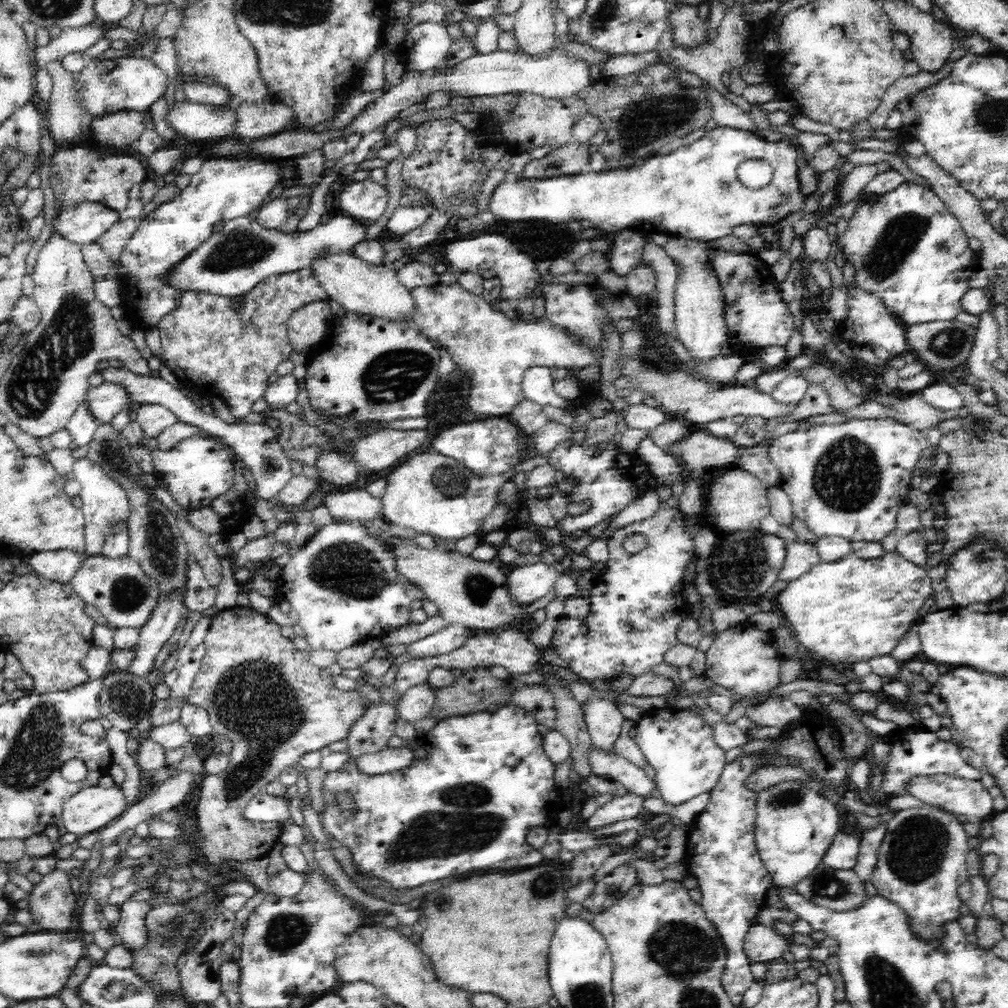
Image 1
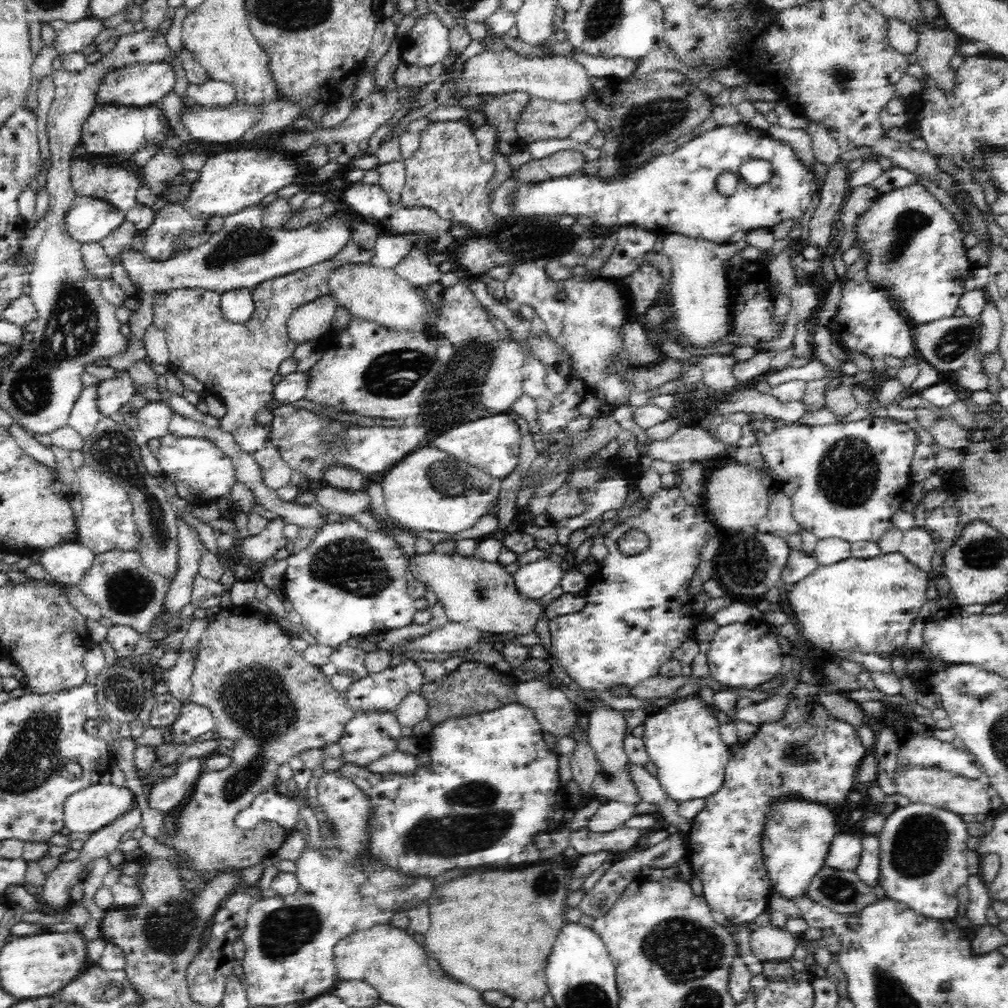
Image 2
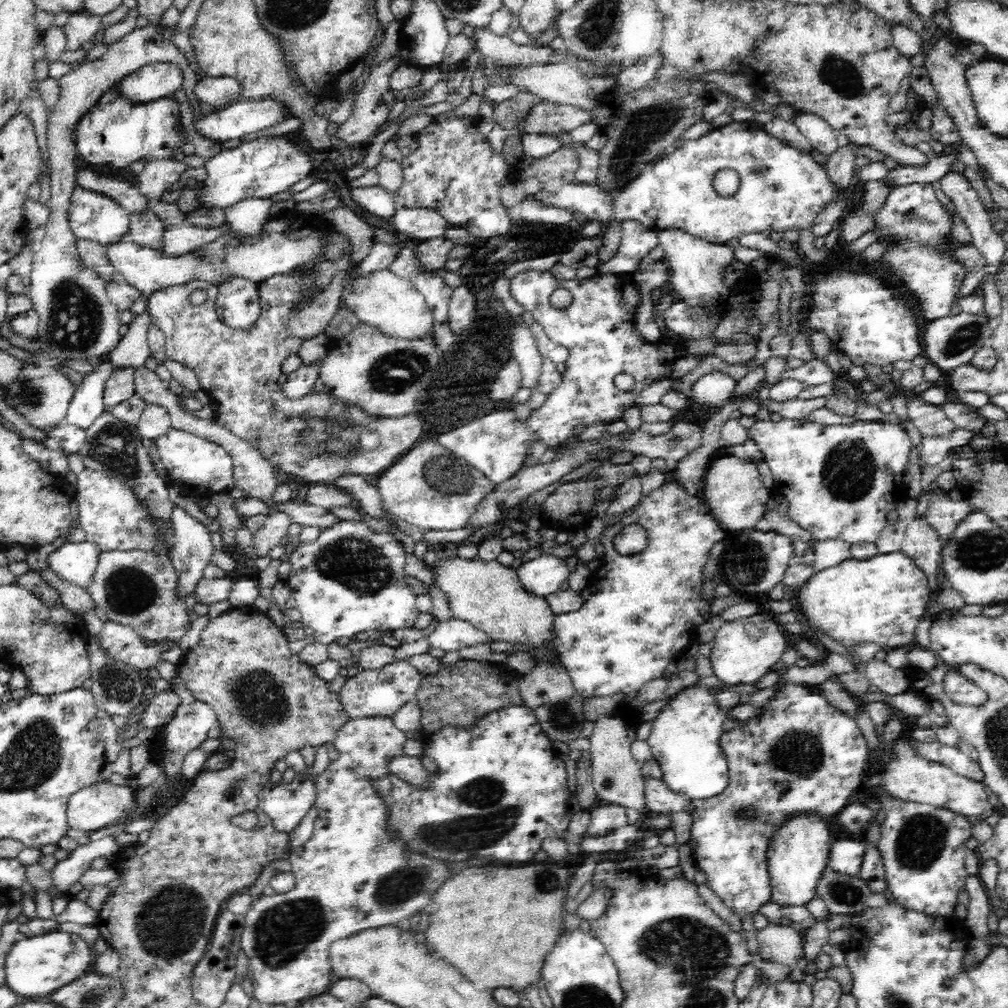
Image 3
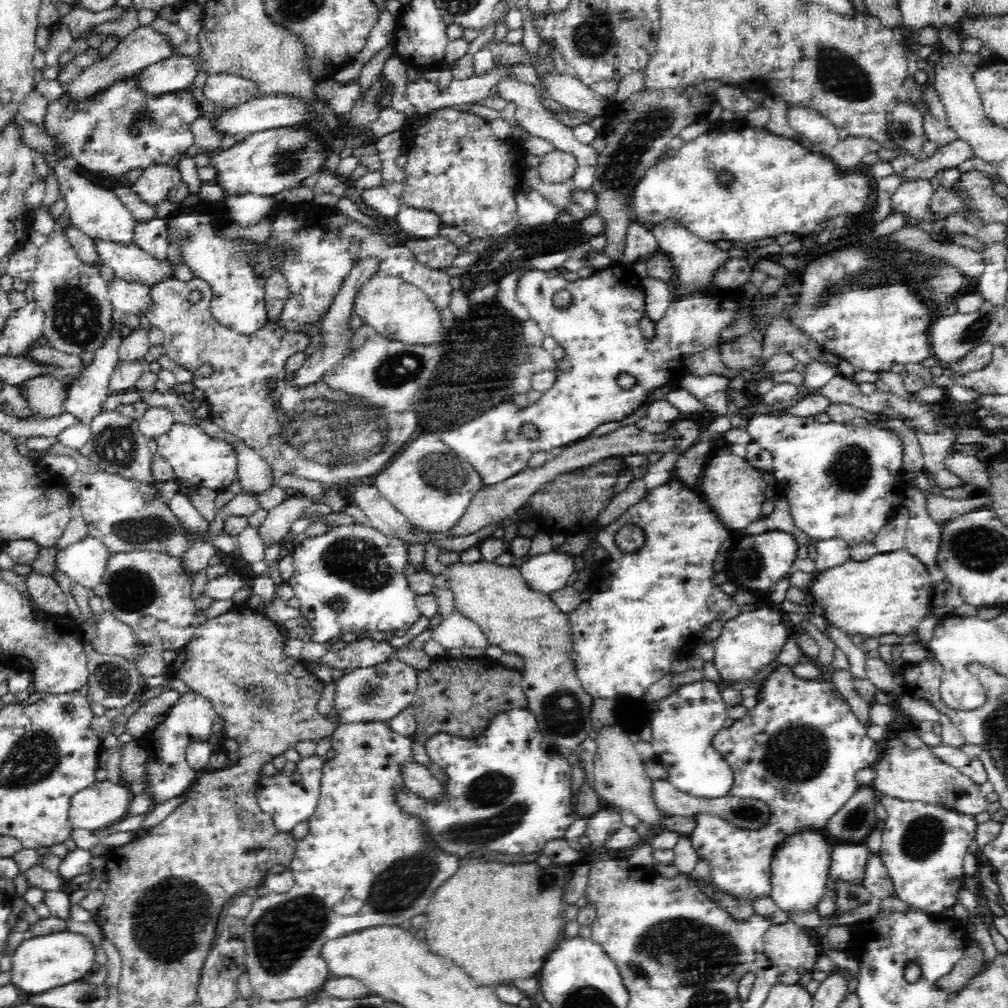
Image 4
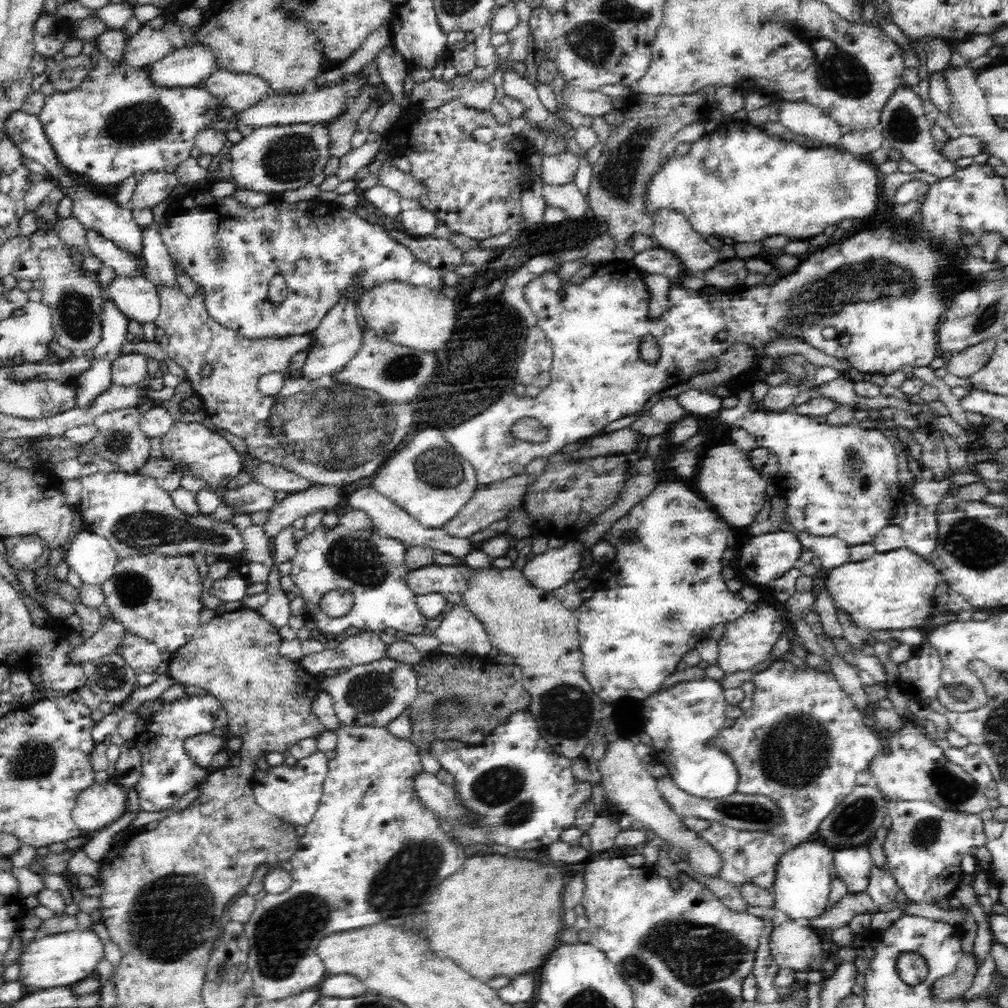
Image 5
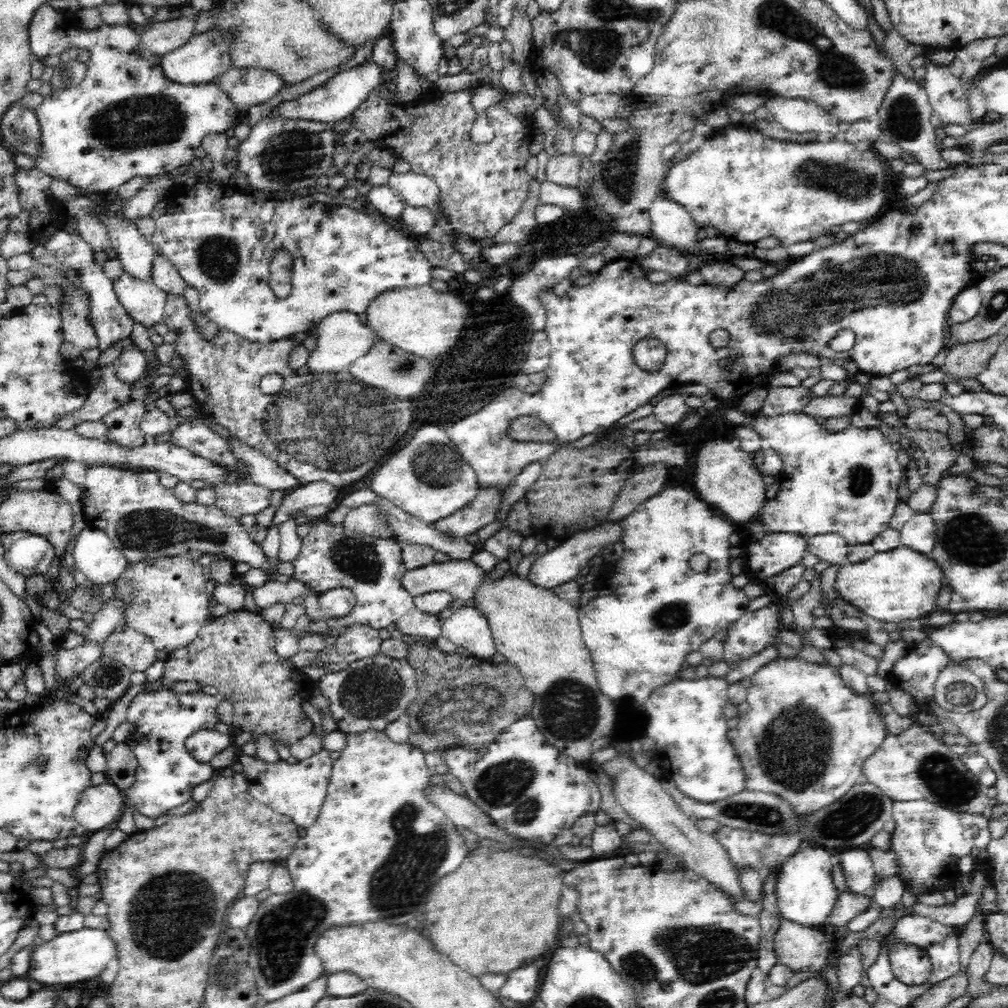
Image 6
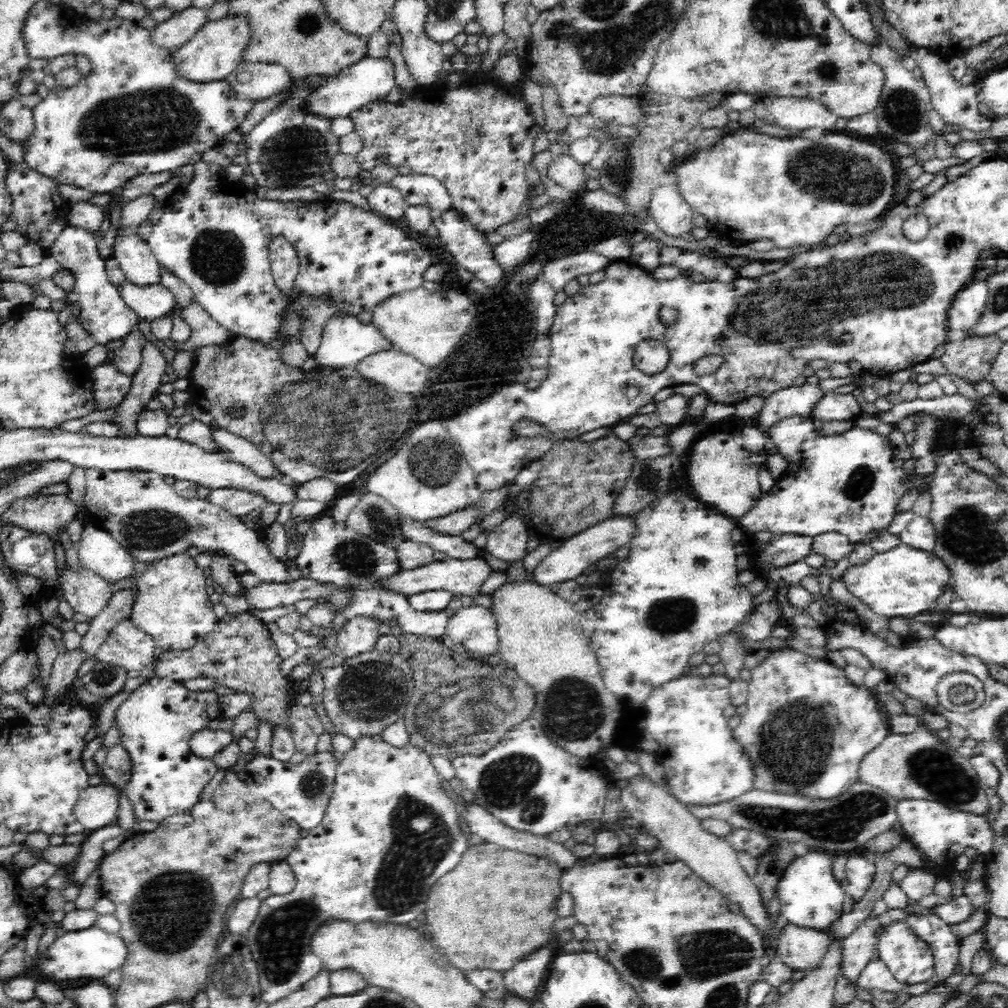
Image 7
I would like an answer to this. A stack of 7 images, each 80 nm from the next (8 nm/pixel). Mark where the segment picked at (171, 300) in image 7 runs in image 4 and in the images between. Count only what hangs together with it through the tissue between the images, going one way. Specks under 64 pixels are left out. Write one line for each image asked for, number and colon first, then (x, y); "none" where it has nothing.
4: (127, 297)
5: (136, 297)
6: (145, 303)

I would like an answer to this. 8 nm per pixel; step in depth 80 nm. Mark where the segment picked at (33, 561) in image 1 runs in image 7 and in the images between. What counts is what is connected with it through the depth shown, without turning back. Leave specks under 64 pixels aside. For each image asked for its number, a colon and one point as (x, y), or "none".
2: (65, 564)
3: (76, 562)
4: (84, 561)
5: (90, 555)
6: (95, 554)
7: (98, 551)

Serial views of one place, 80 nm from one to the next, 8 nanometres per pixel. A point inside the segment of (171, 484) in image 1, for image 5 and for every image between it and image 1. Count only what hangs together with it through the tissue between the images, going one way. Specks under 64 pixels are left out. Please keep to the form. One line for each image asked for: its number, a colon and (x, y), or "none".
2: (201, 472)
3: (199, 467)
4: (209, 463)
5: (206, 454)

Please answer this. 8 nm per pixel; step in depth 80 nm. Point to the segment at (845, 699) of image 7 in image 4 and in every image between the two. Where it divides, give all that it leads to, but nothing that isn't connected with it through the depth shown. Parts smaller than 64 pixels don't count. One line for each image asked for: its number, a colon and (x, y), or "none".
4: (798, 750)
5: (802, 743)
6: (806, 736)

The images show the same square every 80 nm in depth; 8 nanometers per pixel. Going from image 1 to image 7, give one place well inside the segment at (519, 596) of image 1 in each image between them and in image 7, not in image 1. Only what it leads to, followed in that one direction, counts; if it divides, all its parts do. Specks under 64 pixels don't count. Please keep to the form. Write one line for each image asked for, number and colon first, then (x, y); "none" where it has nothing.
2: (536, 579)
3: (543, 576)
4: (545, 573)
5: (549, 570)
6: (569, 559)
7: (577, 554)

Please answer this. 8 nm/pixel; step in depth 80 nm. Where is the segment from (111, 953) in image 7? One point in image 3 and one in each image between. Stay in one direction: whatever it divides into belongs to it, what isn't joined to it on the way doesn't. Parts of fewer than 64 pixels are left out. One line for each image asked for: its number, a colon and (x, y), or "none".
3: (34, 966)
4: (39, 964)
5: (57, 960)
6: (78, 955)

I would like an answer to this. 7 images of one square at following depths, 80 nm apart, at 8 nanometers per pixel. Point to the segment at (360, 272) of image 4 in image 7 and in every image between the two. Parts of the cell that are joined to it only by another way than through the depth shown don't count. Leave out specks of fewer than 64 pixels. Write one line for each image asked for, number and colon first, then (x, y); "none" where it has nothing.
5: (338, 337)
6: (341, 338)
7: (345, 340)

